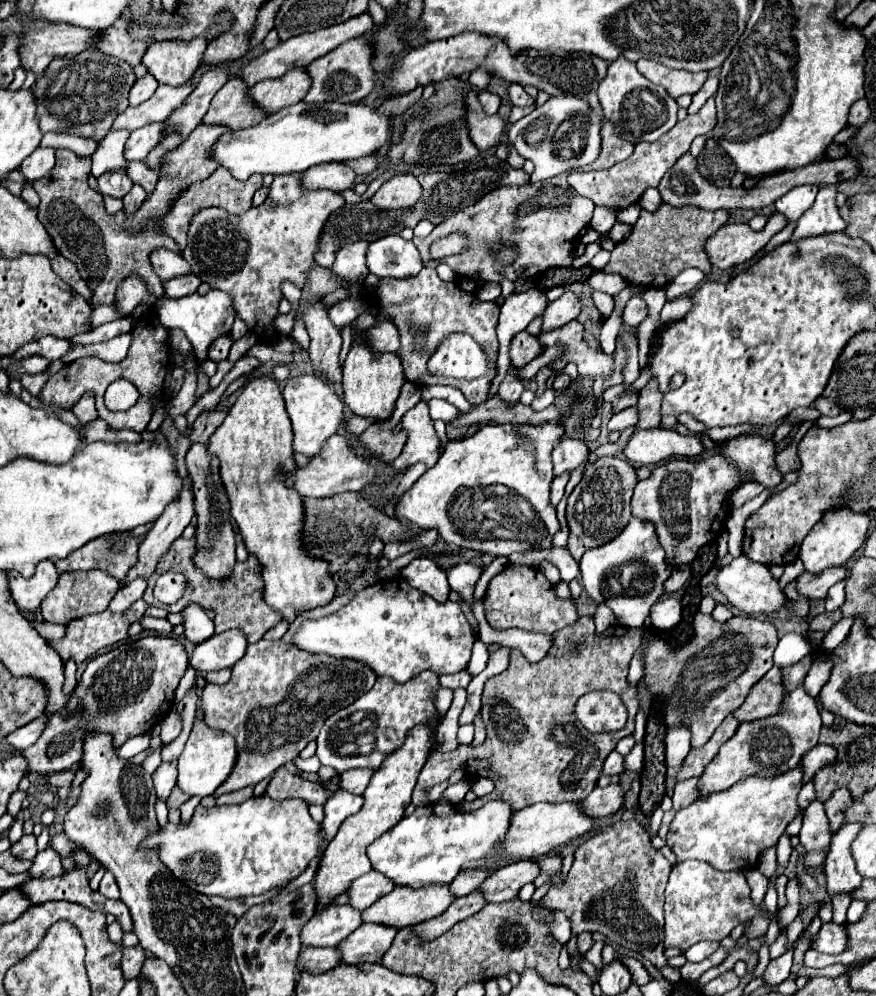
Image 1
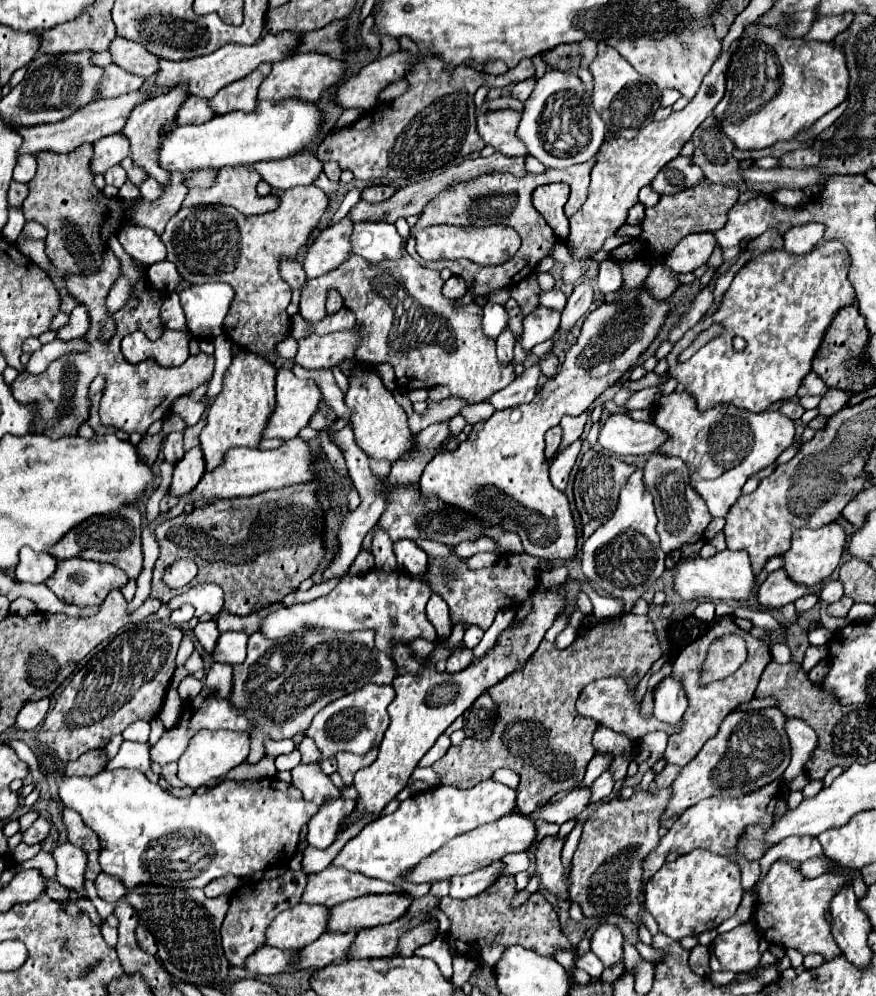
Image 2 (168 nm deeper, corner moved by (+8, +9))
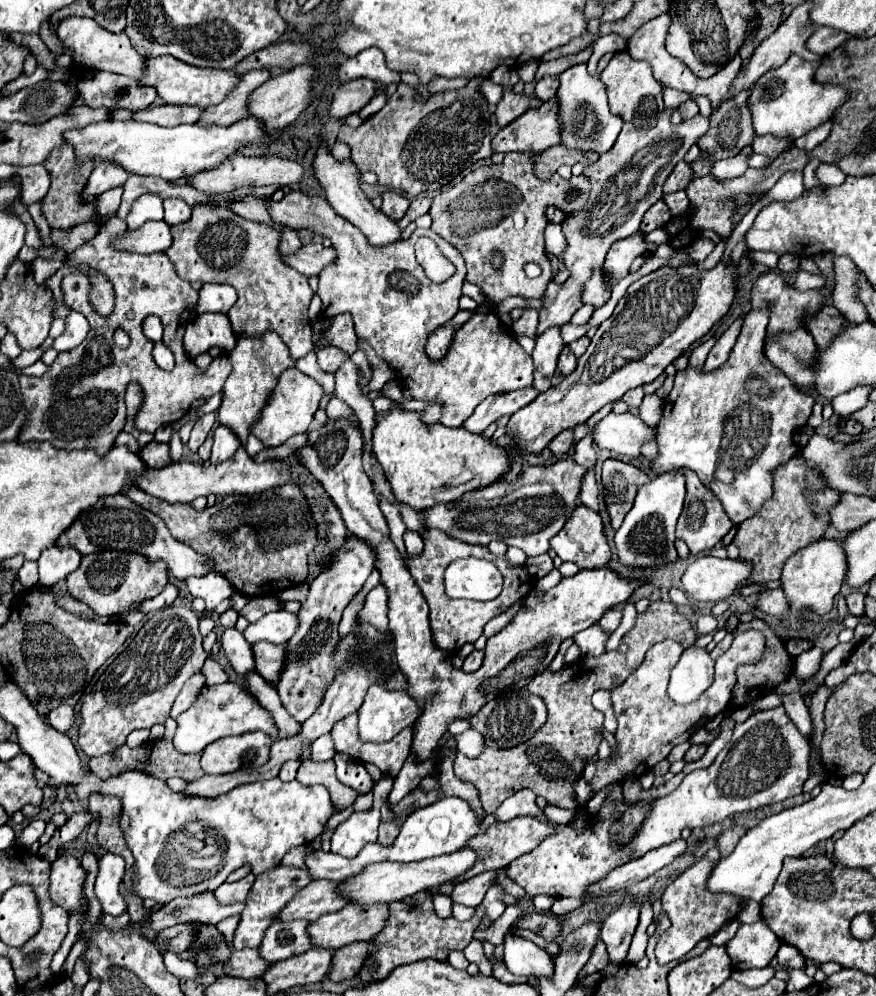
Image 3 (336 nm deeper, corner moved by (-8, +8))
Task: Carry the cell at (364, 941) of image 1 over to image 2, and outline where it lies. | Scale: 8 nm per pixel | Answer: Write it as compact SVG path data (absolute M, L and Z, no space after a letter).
M358 929L346 933L324 933L320 939L310 943L300 951L298 969L322 969L330 963L338 963L346 959L348 947L352 947L352 939L356 939Z

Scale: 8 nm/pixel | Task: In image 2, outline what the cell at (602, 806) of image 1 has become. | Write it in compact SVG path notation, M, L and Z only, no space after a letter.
M576 787L568 795L564 795L560 801L548 803L546 807L538 809L536 817L544 819L548 823L562 825L562 823L578 817L588 807L590 795L592 795L592 787Z

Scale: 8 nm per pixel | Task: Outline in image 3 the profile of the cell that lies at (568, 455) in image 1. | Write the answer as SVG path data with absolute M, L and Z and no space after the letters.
M564 430L564 432L560 432L560 434L548 444L548 448L550 448L554 454L558 454L558 456L568 454L570 446L572 446L572 430Z

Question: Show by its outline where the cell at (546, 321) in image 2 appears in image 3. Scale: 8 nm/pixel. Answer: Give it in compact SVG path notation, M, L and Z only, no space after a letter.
M550 328L544 332L544 336L536 338L536 346L532 350L532 360L534 360L534 384L538 392L544 392L552 386L552 376L556 372L556 362L562 352L562 338L560 338L560 328Z

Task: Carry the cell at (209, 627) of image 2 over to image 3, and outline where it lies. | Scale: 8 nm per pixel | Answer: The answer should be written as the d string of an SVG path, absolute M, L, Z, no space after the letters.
M226 628L222 632L222 650L226 652L228 662L238 674L254 672L252 646L244 640L244 636L236 628Z

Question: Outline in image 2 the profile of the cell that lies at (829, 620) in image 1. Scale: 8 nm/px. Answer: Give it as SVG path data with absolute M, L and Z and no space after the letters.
M844 595L840 601L828 605L828 615L832 615L832 617L846 617L846 615L848 615L848 609L852 607L852 603L854 603L854 601Z

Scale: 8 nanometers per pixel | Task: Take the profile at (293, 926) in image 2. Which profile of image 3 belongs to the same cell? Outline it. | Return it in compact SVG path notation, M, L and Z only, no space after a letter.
M304 920L272 924L272 928L268 928L260 944L258 950L260 956L264 956L264 960L270 960L270 964L274 964L294 954L310 950L310 938L306 934L306 926L308 922Z

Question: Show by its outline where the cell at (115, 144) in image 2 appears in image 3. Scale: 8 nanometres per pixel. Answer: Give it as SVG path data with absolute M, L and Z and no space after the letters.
M100 162L96 164L96 168L90 174L90 180L82 192L82 200L92 202L94 198L98 198L102 192L116 188L116 186L124 186L128 180L128 172L124 172L124 168L108 164L108 162Z

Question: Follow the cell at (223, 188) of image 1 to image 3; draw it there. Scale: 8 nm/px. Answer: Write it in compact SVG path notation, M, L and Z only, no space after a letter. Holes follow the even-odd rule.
M290 192L282 202L270 200L270 216L274 222L286 224L292 230L310 230L330 238L332 248L336 250L336 260L324 268L324 272L320 272L320 286L316 290L316 294L322 298L322 314L332 318L336 314L350 312L358 338L366 340L380 358L390 362L410 396L414 400L442 406L440 422L444 426L462 426L464 420L472 416L474 408L492 394L532 386L532 358L522 350L502 322L498 336L496 314L476 314L476 320L464 323L456 332L448 354L440 362L430 362L426 356L424 344L428 336L438 326L452 320L452 316L458 312L464 280L464 260L460 252L436 236L436 232L418 228L410 240L376 248L368 244L360 230L338 216L324 198L306 196L302 192ZM420 236L432 238L444 254L450 254L456 274L448 282L430 282L416 262L414 244Z

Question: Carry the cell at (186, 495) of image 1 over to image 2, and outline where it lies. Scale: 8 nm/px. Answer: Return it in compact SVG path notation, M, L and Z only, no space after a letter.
M194 447L174 465L174 477L172 477L168 497L180 499L186 493L190 493L200 481L202 473L204 473L204 457L200 447Z

